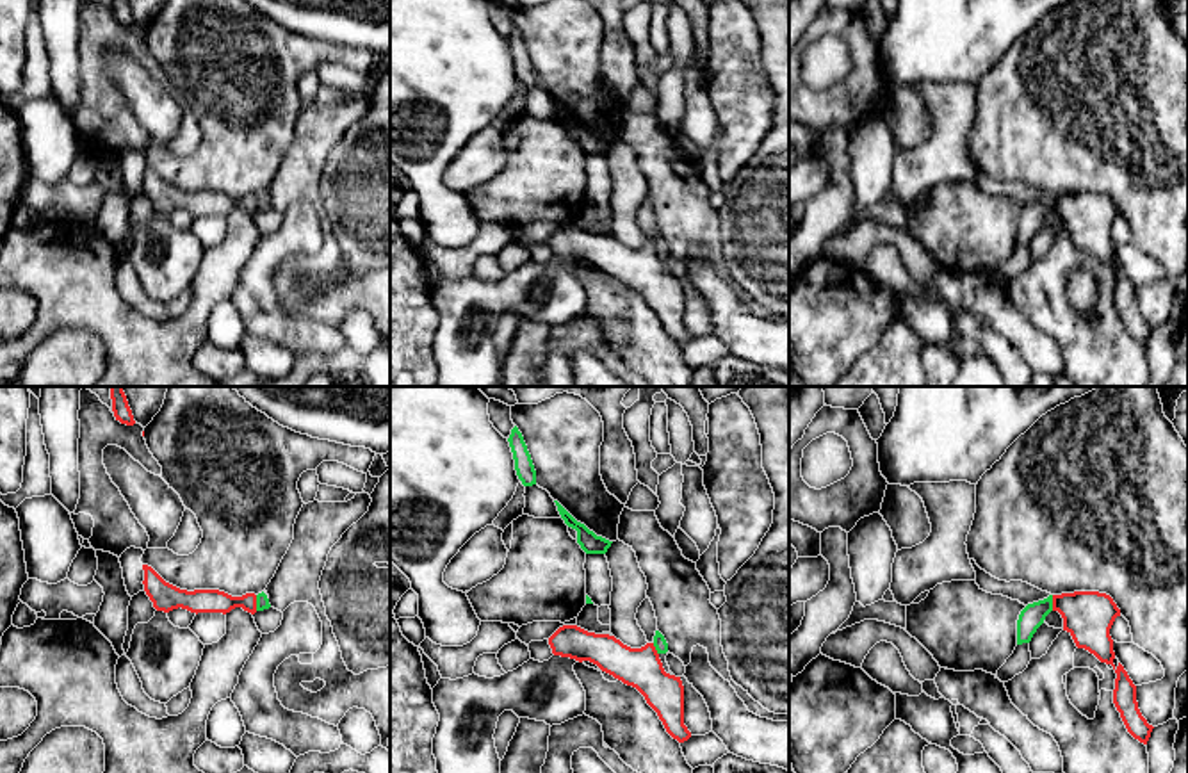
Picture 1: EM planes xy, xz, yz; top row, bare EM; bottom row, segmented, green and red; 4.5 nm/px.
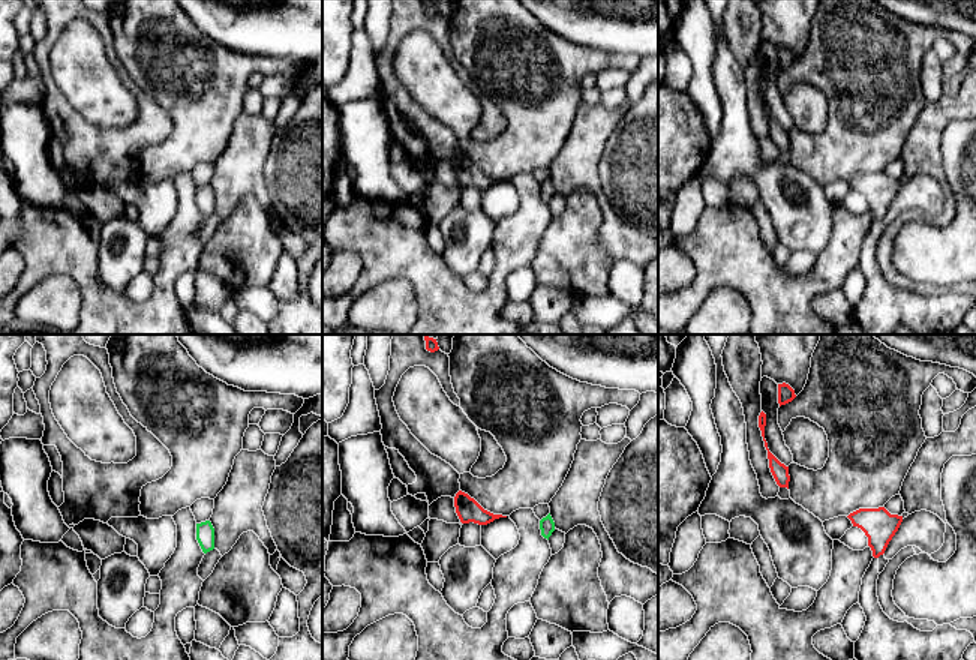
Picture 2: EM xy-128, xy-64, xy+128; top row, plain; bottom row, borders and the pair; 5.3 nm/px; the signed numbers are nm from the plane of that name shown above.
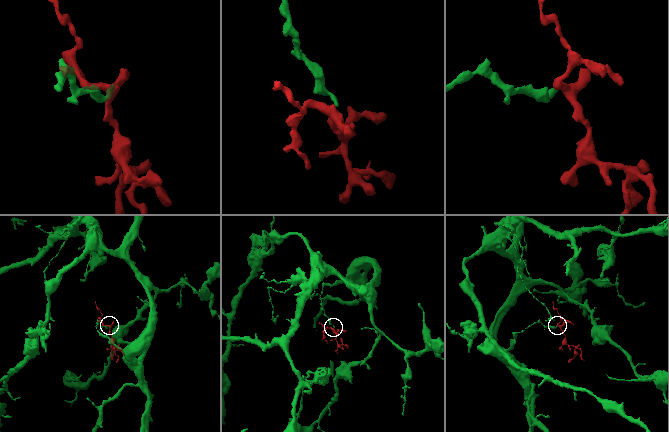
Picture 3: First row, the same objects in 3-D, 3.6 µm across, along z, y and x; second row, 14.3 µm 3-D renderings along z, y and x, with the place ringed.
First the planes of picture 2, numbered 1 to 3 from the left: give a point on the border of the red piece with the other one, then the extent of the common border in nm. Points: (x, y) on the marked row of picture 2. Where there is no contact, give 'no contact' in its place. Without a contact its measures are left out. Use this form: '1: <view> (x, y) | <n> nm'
1: no contact
2: no contact
3: no contact

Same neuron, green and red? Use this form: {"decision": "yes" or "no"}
{"decision": "no"}

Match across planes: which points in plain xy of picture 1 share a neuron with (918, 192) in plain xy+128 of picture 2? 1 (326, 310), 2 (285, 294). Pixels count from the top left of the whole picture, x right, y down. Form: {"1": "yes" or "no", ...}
{"1": "no", "2": "no"}

